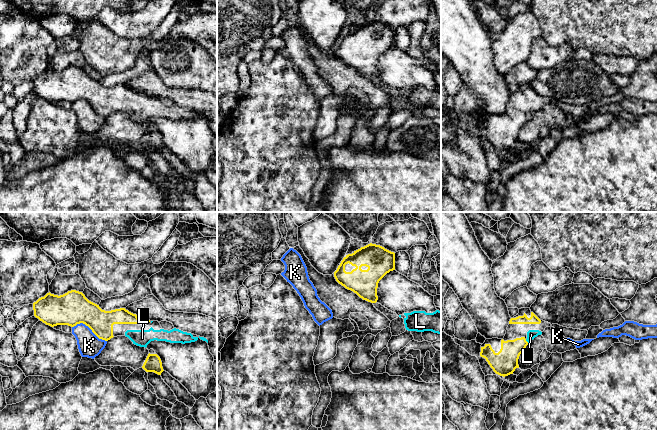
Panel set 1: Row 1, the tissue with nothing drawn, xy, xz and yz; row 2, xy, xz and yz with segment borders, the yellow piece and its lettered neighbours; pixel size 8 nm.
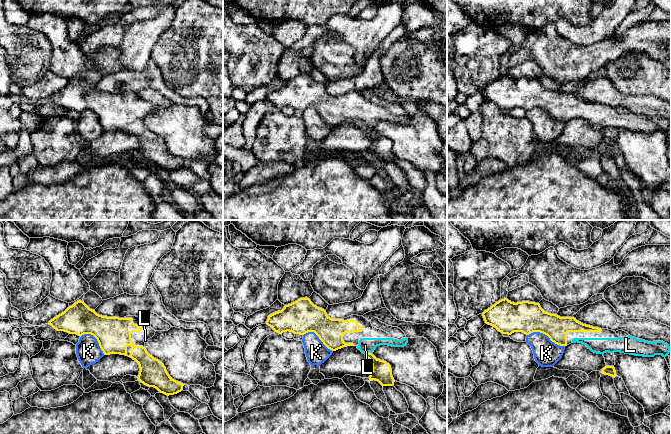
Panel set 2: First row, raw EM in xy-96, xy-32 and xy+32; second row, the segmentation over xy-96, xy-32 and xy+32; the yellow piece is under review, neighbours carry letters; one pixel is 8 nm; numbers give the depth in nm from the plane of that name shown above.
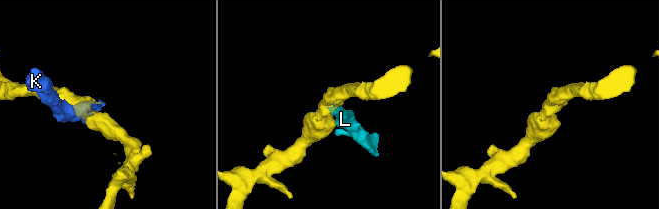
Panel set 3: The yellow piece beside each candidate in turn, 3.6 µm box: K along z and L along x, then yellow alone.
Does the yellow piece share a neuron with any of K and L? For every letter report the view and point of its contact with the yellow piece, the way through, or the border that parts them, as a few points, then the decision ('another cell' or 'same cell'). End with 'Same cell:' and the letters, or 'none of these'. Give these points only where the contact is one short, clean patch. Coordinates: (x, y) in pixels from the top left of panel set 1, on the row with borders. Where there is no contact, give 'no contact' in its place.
K: meets yellow in xy at (89, 327); border along xy (72, 326), (84, 323), (99, 338), (106, 341); another cell
L: meets yellow in yz at (526, 341); same cell
Same cell: L

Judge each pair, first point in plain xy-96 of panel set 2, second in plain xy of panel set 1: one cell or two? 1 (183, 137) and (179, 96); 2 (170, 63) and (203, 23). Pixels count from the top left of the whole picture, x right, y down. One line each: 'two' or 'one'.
1: two
2: two

